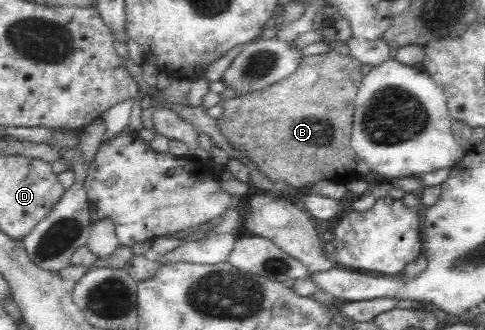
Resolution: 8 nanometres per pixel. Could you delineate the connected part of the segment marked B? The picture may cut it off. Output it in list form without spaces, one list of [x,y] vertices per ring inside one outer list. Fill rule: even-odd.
[[[330,50],[327,53],[321,55],[310,55],[309,57],[303,57],[298,67],[290,73],[290,75],[284,77],[280,81],[266,86],[264,89],[254,90],[253,92],[246,92],[235,96],[231,99],[227,99],[221,103],[222,113],[219,117],[216,117],[216,122],[220,133],[226,138],[232,149],[240,152],[242,156],[255,166],[261,173],[264,174],[272,183],[278,181],[284,182],[286,185],[298,190],[306,189],[306,187],[312,187],[316,183],[322,180],[330,180],[334,183],[346,184],[349,181],[355,179],[362,179],[366,177],[366,173],[372,172],[367,163],[358,157],[358,154],[354,153],[350,149],[350,125],[352,125],[352,113],[354,113],[354,100],[357,96],[357,91],[362,81],[362,78],[373,67],[368,64],[357,61],[352,56],[343,57],[337,54],[334,50]]]

